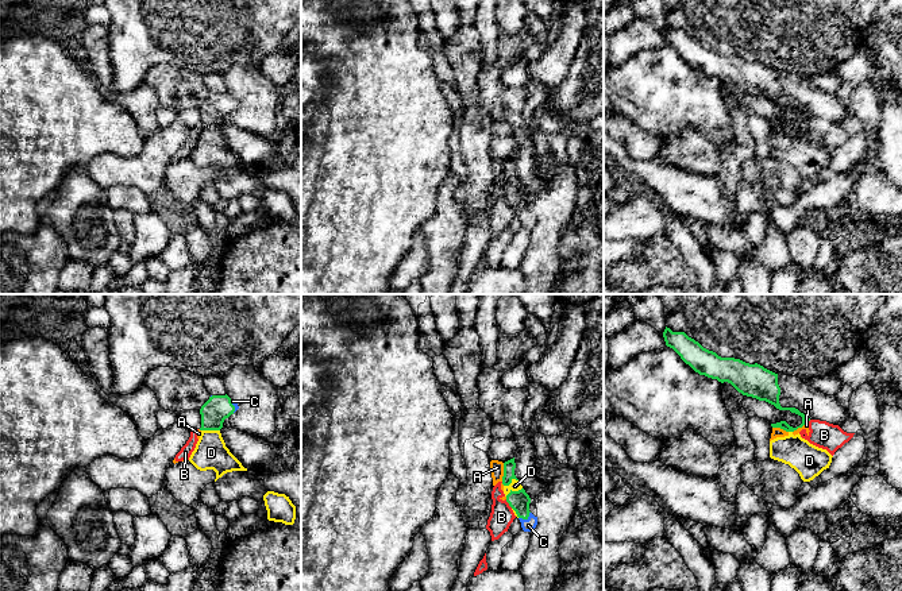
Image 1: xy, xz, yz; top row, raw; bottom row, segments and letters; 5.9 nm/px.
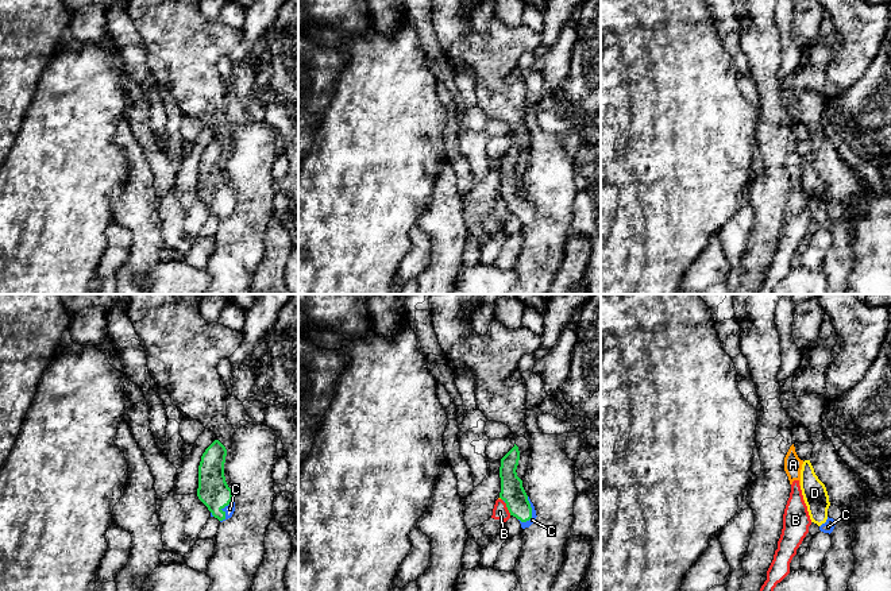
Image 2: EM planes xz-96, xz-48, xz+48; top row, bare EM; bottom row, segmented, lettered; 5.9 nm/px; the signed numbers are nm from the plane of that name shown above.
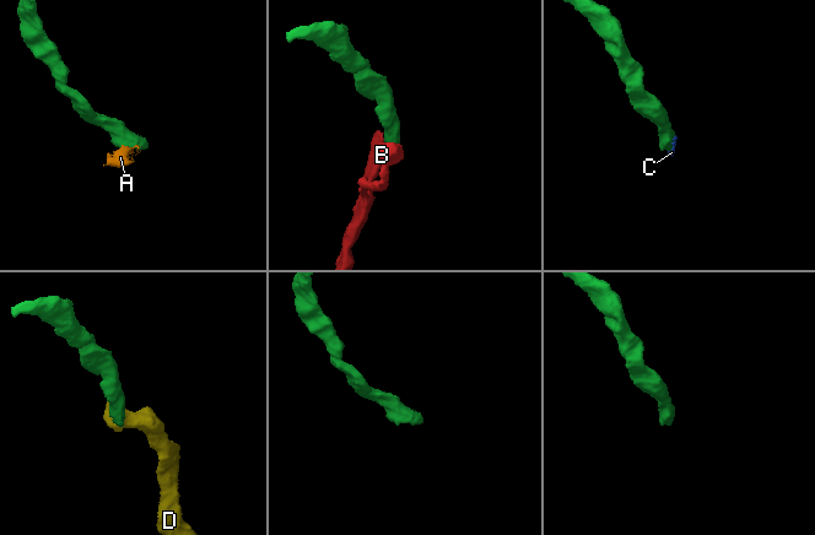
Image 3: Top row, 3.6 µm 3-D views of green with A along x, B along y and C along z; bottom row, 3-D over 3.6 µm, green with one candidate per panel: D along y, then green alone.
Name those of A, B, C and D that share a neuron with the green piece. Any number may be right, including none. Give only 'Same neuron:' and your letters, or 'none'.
Same neuron: C, D

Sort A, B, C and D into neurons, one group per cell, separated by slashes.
A B / C D

